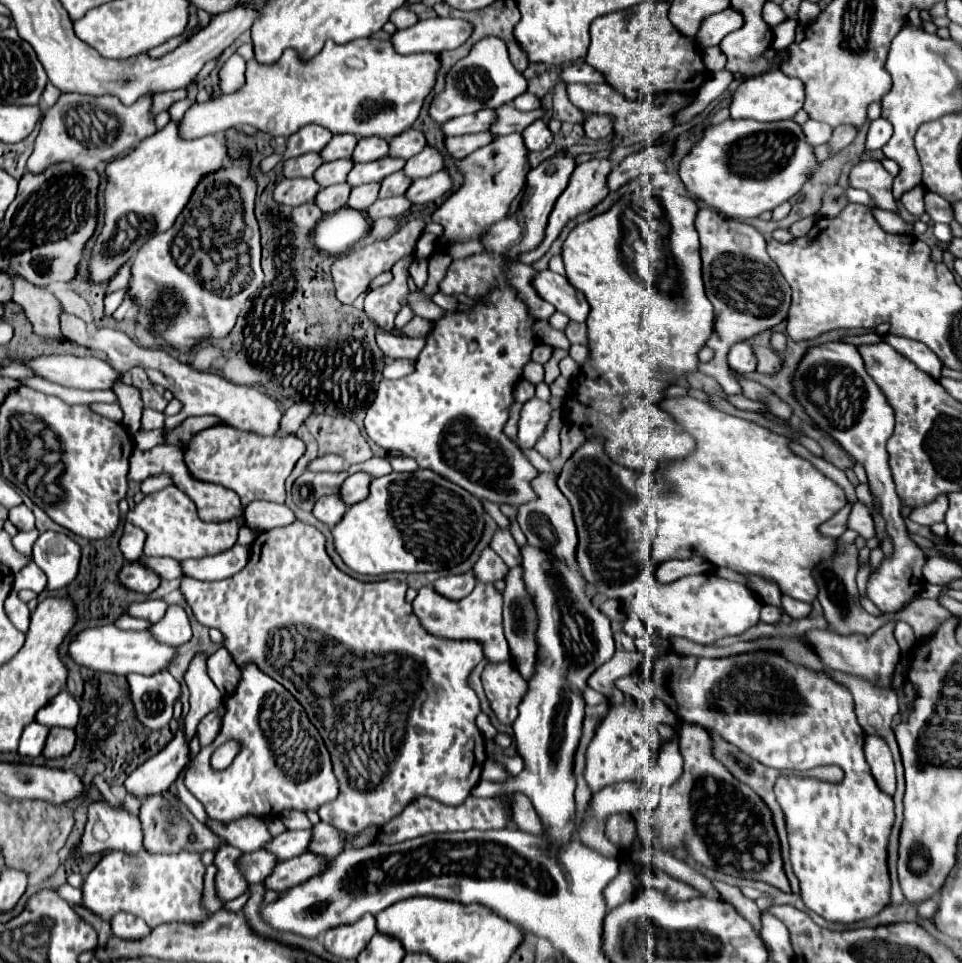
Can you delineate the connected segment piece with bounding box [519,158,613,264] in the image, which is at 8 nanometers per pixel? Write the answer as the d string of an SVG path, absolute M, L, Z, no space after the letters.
M593 158L593 160L589 160L589 162L577 164L577 168L575 168L573 174L571 174L569 186L565 188L565 192L557 198L557 202L555 202L555 206L553 206L553 212L551 212L549 222L547 222L547 228L545 228L545 238L543 238L543 242L541 242L535 250L519 254L519 260L525 262L525 264L531 264L531 262L539 260L539 258L549 250L551 242L559 236L561 228L563 228L573 216L577 216L577 214L581 214L581 212L587 212L587 210L591 210L595 204L599 204L599 202L609 194L607 176L611 174L611 170L613 170L613 162L611 162L611 160L599 160L599 158Z

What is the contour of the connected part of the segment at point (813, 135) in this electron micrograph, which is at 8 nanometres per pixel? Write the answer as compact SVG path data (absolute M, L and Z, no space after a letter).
M807 120L803 124L803 132L807 136L807 142L811 146L819 146L823 142L827 142L833 134L833 128L829 128L827 124L821 124L821 122L815 122L815 120Z

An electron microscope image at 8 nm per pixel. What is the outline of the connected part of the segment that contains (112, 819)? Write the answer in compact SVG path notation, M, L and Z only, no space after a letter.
M105 800L89 806L89 820L79 846L79 852L83 854L101 850L121 850L127 854L145 850L139 818L127 814L123 808L109 808Z

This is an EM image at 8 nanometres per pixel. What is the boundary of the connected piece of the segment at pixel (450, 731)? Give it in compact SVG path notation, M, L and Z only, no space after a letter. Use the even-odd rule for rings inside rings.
M293 522L293 524L287 524L287 526L281 526L281 528L273 528L273 530L267 530L267 532L261 532L253 544L251 544L251 558L247 562L247 566L237 572L235 576L231 578L225 578L225 580L217 580L217 582L201 582L201 580L193 580L193 578L183 578L181 582L181 592L183 596L187 598L195 618L209 626L209 628L219 628L223 634L225 634L225 648L229 650L229 654L233 656L235 664L245 664L245 662L253 662L257 664L263 672L267 672L269 676L273 676L275 680L279 680L293 696L297 696L297 700L301 702L301 706L307 710L307 716L309 720L315 724L315 728L319 730L329 754L331 754L331 762L333 762L333 772L339 774L339 796L327 804L323 804L317 812L321 816L323 822L347 832L347 834L357 834L361 830L365 830L367 826L383 826L387 824L391 818L399 816L401 810L411 804L413 800L417 800L419 796L429 796L441 804L447 804L447 806L459 806L463 804L463 800L467 800L467 796L471 794L471 788L479 782L479 776L481 776L481 770L483 770L483 762L487 758L485 754L485 740L479 732L479 728L475 726L475 718L479 714L479 698L475 696L473 688L469 686L469 674L471 670L483 660L483 644L475 642L475 640L443 640L441 636L431 636L427 630L423 630L423 626L419 624L419 618L415 616L411 604L405 600L405 592L407 592L407 584L401 582L401 580L381 580L381 582L359 582L351 576L347 576L345 572L341 572L333 562L331 558L327 556L325 552L325 536L309 526L309 524L301 524L301 522ZM289 626L305 626L305 628L311 628L311 630L317 630L319 634L331 638L331 640L339 640L341 646L345 646L347 650L351 652L357 652L357 654L375 654L375 656L361 656L361 666L355 666L355 678L349 678L345 680L345 702L343 704L333 704L333 706L315 706L307 696L303 694L297 694L297 686L291 684L291 680L285 680L281 676L281 672L273 666L273 664L265 664L265 658L269 656L269 638L273 636L275 630L279 628L289 628Z

